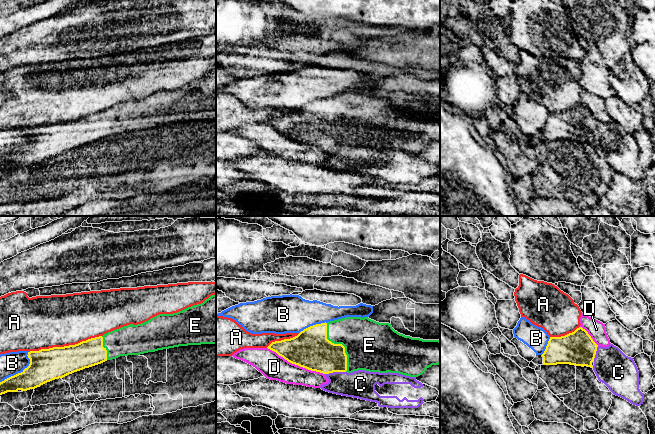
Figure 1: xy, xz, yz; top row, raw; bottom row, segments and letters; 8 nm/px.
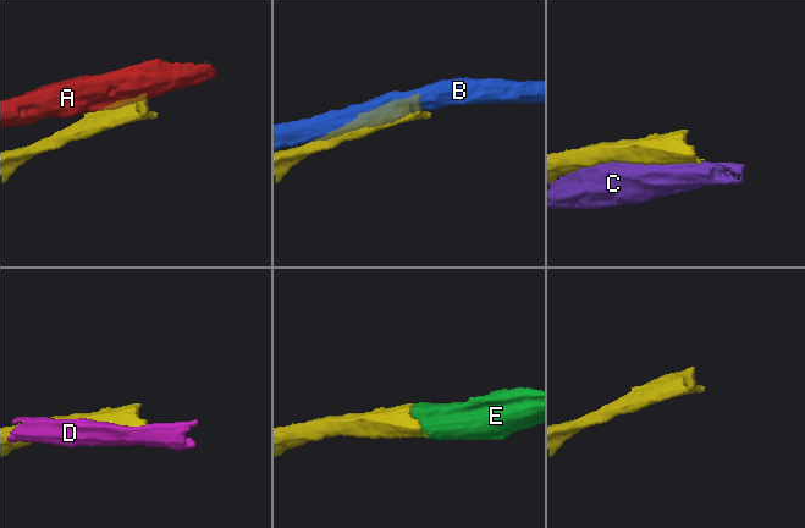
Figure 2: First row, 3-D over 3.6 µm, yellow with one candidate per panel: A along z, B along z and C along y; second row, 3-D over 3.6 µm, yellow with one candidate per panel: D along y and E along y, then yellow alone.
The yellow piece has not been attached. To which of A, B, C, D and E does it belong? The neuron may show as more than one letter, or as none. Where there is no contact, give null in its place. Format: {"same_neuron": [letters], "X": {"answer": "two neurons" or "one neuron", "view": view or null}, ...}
{"same_neuron": ["E"], "A": {"answer": "two neurons", "view": "xy"}, "B": {"answer": "two neurons", "view": "xy"}, "C": {"answer": "two neurons", "view": "xz"}, "D": {"answer": "two neurons", "view": "xz"}, "E": {"answer": "one neuron", "view": "xz"}}

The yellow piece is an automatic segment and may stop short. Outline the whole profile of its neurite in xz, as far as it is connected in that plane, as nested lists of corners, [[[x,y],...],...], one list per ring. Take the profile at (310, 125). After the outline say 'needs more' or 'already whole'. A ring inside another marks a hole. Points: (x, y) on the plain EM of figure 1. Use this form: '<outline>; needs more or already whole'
[[[345,93],[316,100],[293,114],[272,118],[267,124],[292,140],[323,150],[365,146],[418,153],[432,141],[440,140],[439,116],[405,112],[395,107],[391,100],[368,93]]]; needs more

